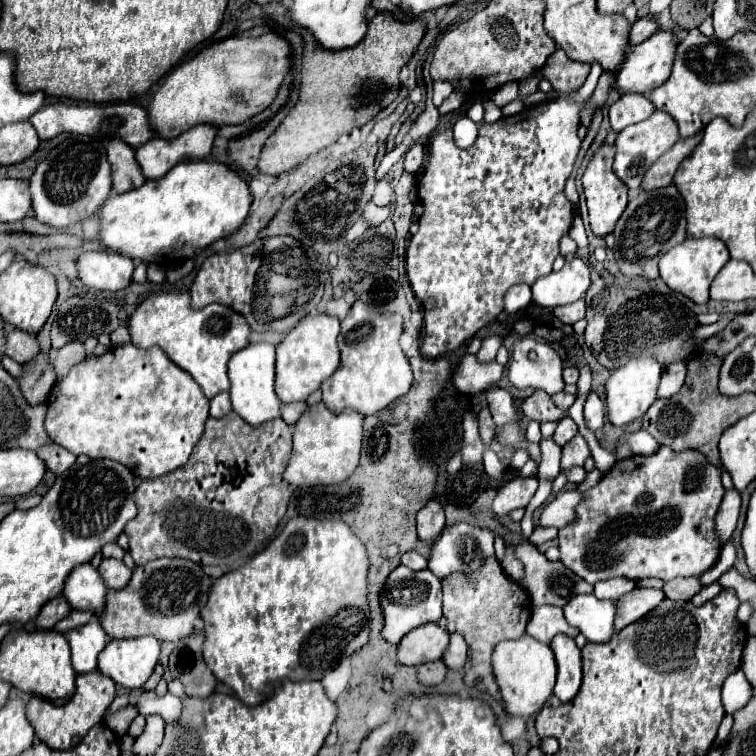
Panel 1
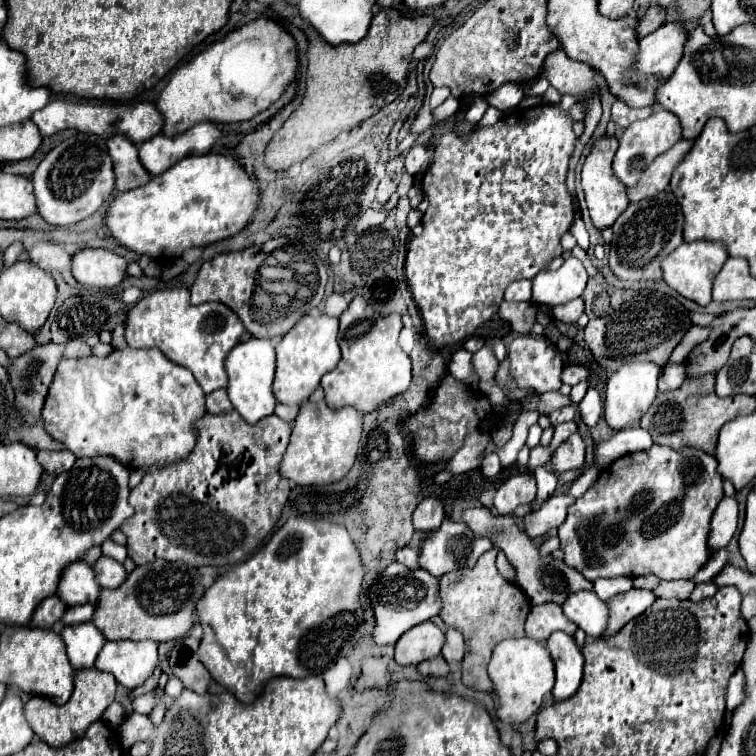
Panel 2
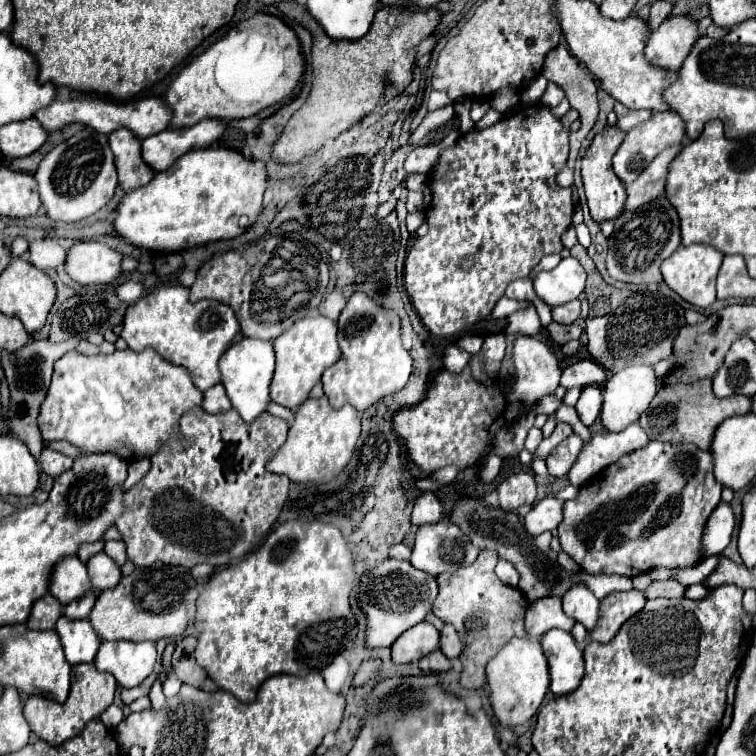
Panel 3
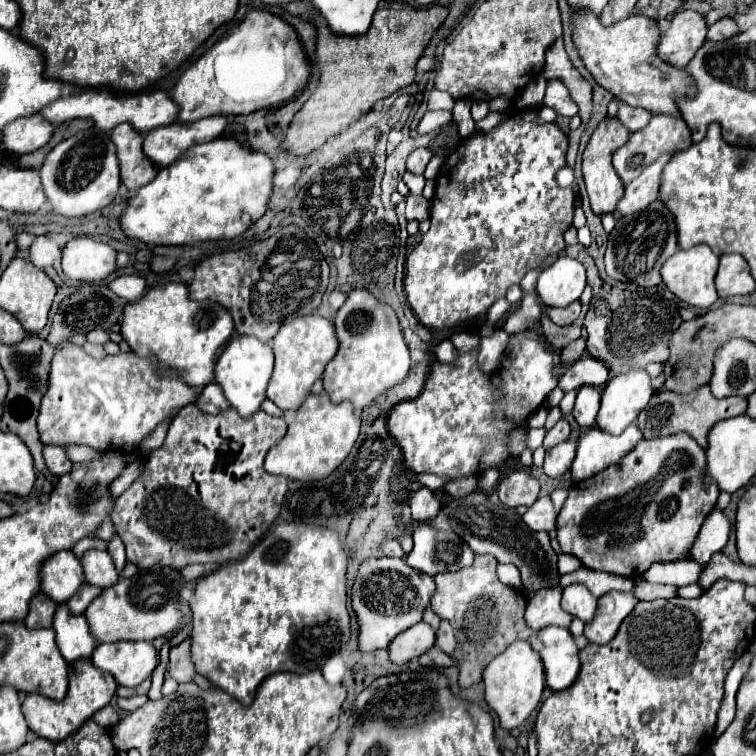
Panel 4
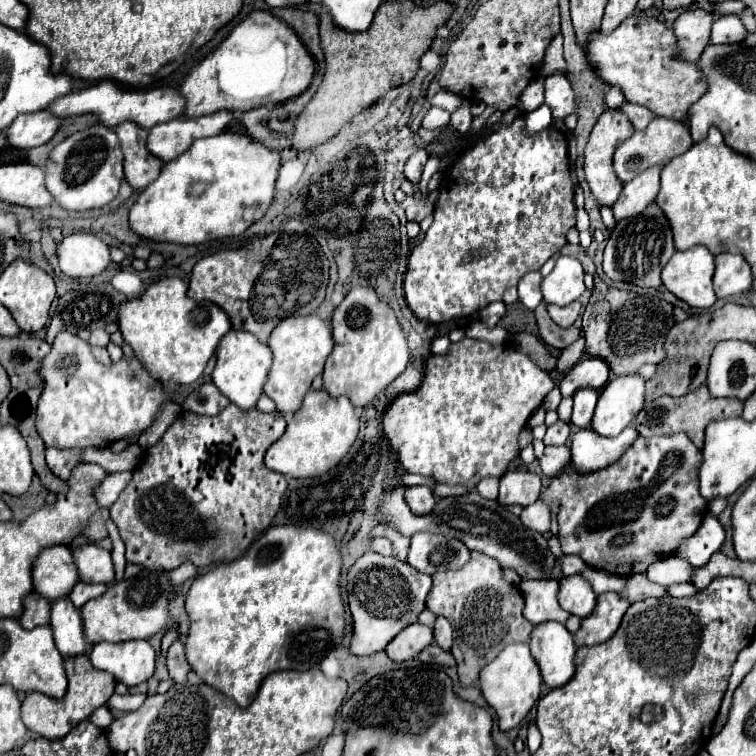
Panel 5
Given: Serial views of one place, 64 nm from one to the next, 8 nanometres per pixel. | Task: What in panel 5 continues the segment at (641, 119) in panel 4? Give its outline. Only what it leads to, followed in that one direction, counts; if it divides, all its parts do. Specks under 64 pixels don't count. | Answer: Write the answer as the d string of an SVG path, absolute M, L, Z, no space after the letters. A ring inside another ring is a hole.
M624 102L620 110L628 116L628 120L630 120L632 126L634 126L634 130L644 130L644 128L650 124L650 120L654 118L654 114L652 114L648 108L636 106L636 104L628 104L628 102Z

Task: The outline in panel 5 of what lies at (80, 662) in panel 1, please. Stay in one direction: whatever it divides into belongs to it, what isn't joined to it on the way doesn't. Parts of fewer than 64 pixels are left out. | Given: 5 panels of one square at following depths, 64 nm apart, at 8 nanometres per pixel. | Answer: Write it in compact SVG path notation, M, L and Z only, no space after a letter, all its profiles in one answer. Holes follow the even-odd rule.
M70 600L52 602L52 630L56 648L64 658L86 654L92 644L84 636L84 622L80 612L72 608Z

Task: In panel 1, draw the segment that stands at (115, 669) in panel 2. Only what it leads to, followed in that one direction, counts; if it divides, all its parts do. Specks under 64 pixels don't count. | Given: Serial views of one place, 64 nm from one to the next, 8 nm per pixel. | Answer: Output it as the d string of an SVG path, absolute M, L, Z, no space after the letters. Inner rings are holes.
M154 636L110 640L98 656L98 670L116 684L132 690L142 688L160 656L160 640Z

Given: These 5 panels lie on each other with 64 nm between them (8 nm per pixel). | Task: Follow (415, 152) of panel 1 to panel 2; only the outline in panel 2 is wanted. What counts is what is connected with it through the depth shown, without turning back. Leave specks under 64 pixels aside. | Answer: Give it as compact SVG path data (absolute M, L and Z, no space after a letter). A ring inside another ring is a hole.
M414 144L404 158L404 168L408 174L414 176L414 174L424 172L430 162L432 162L432 148L422 146L422 144Z

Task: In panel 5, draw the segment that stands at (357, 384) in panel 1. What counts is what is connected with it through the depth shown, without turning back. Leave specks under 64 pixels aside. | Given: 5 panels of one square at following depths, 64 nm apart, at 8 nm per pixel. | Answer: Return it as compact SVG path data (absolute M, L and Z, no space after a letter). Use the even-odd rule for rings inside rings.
M352 288L332 316L334 350L324 368L324 390L332 396L348 396L354 406L366 406L408 366L410 354L394 310L378 300L372 288Z

